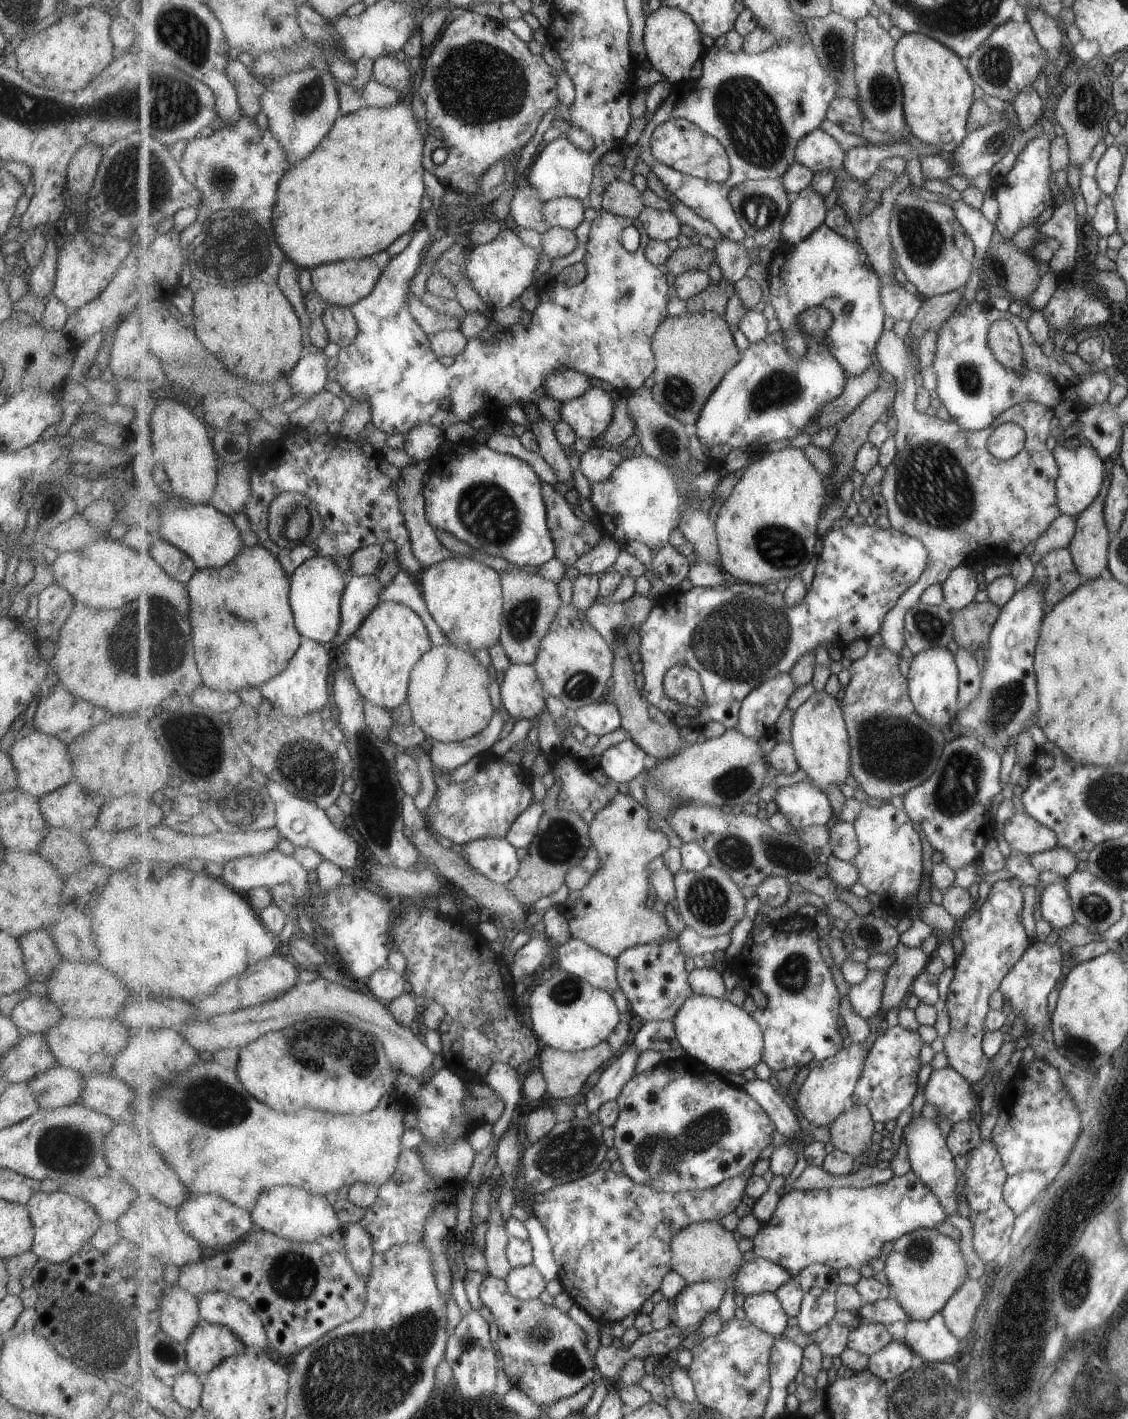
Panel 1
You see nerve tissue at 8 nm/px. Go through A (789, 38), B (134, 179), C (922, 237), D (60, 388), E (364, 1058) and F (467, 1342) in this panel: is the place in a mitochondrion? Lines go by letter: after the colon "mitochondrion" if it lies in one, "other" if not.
A: other
B: mitochondrion
C: mitochondrion
D: other
E: mitochondrion
F: mitochondrion

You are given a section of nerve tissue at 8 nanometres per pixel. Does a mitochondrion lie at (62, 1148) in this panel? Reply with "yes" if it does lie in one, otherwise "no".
yes

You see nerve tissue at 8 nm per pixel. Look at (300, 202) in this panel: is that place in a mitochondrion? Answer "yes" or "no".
no

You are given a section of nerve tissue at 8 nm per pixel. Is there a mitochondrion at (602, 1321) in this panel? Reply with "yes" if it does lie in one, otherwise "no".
no

